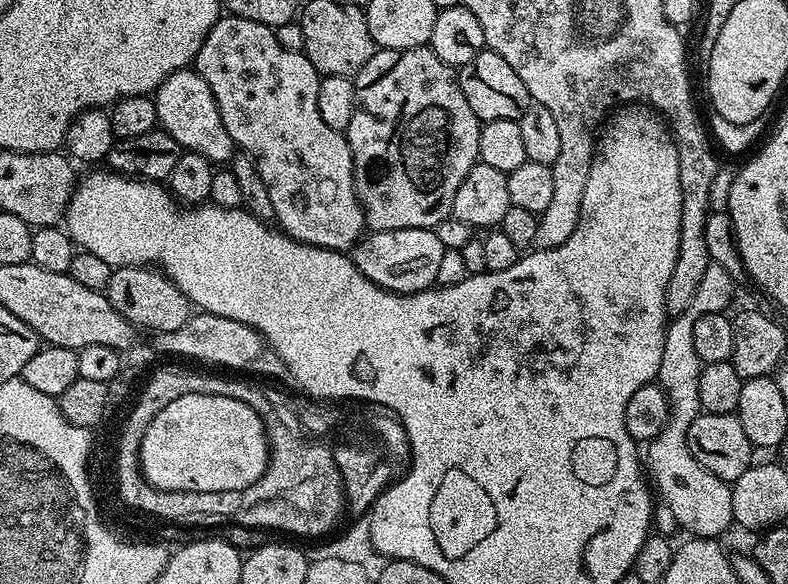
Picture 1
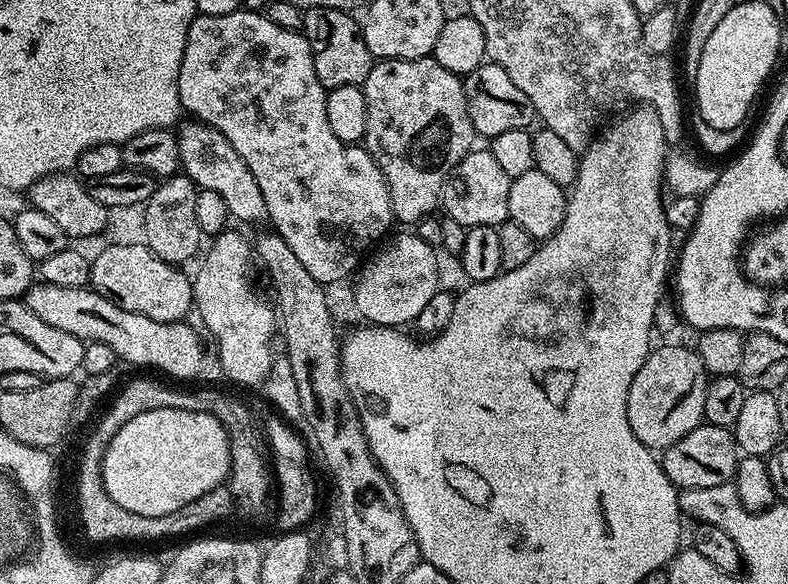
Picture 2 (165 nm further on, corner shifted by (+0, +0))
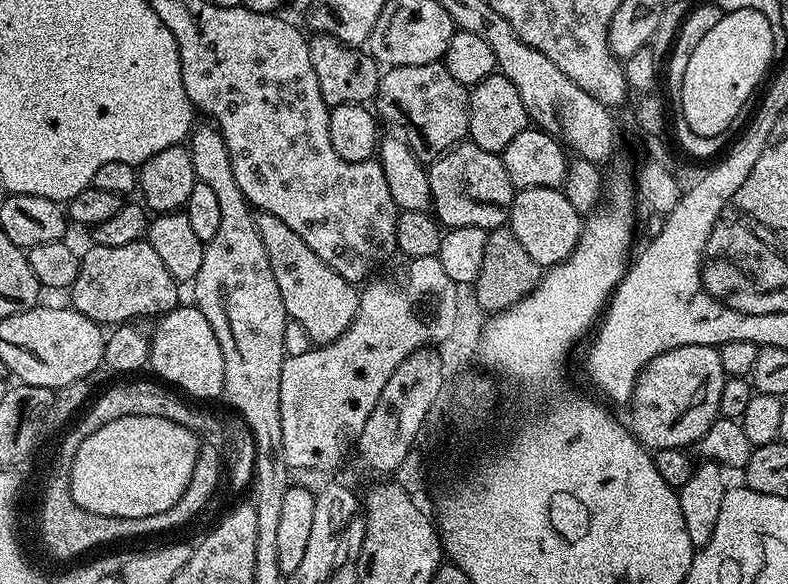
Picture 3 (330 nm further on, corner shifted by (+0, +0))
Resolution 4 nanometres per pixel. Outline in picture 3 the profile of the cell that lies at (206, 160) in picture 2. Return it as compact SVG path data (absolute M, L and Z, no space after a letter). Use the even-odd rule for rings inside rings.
M257 211L255 218L289 321L297 320L317 345L333 344L356 317L360 301L357 285L330 270L330 266L326 266L326 262L322 262L322 258L318 258L318 254L314 254L314 250L310 250L310 246L306 246L306 242L302 242L286 222L282 222L282 218L274 218L274 214L262 211Z

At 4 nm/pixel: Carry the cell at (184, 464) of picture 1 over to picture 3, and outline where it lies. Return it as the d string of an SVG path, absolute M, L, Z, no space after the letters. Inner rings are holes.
M123 416L122 418L114 418L114 422L106 422L106 426L94 430L94 434L87 436L82 442L82 446L78 446L78 450L72 459L72 464L67 468L70 494L81 510L90 514L98 514L99 516L146 518L154 514L162 514L166 510L170 510L170 506L174 506L178 502L178 498L182 498L182 494L194 474L194 466L197 460L201 459L201 456L202 444L196 433L189 430L186 426L178 426L178 422L170 422L166 418L154 418L153 416Z

